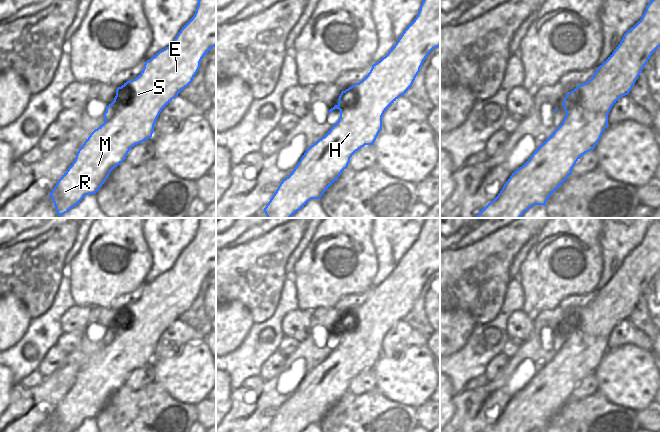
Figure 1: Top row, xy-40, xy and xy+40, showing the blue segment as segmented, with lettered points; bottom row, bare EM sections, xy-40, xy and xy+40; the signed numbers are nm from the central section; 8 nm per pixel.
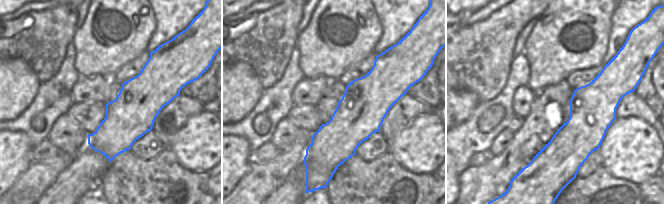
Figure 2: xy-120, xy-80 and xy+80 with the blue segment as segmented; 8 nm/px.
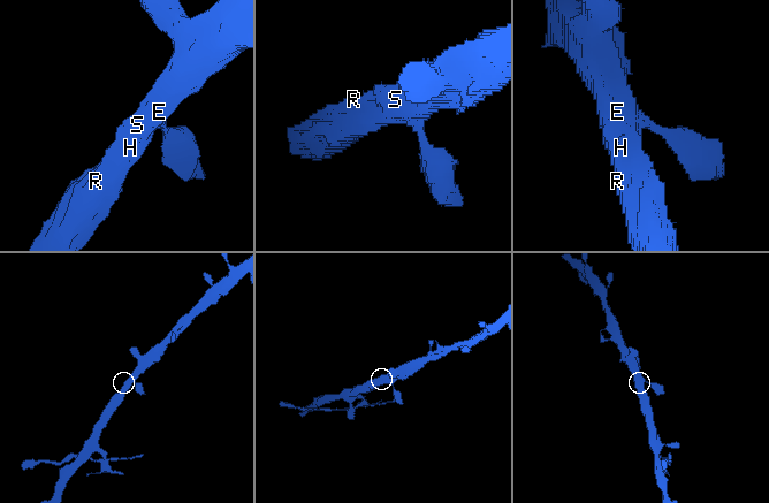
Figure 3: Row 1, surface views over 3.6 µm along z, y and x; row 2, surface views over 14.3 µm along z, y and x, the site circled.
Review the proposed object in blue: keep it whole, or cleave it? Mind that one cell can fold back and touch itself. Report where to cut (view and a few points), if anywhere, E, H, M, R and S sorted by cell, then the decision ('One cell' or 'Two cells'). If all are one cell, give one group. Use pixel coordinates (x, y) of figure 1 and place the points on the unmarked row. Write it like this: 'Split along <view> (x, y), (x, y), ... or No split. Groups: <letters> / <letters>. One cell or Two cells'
No split. Groups: E H M R S. One cell.

